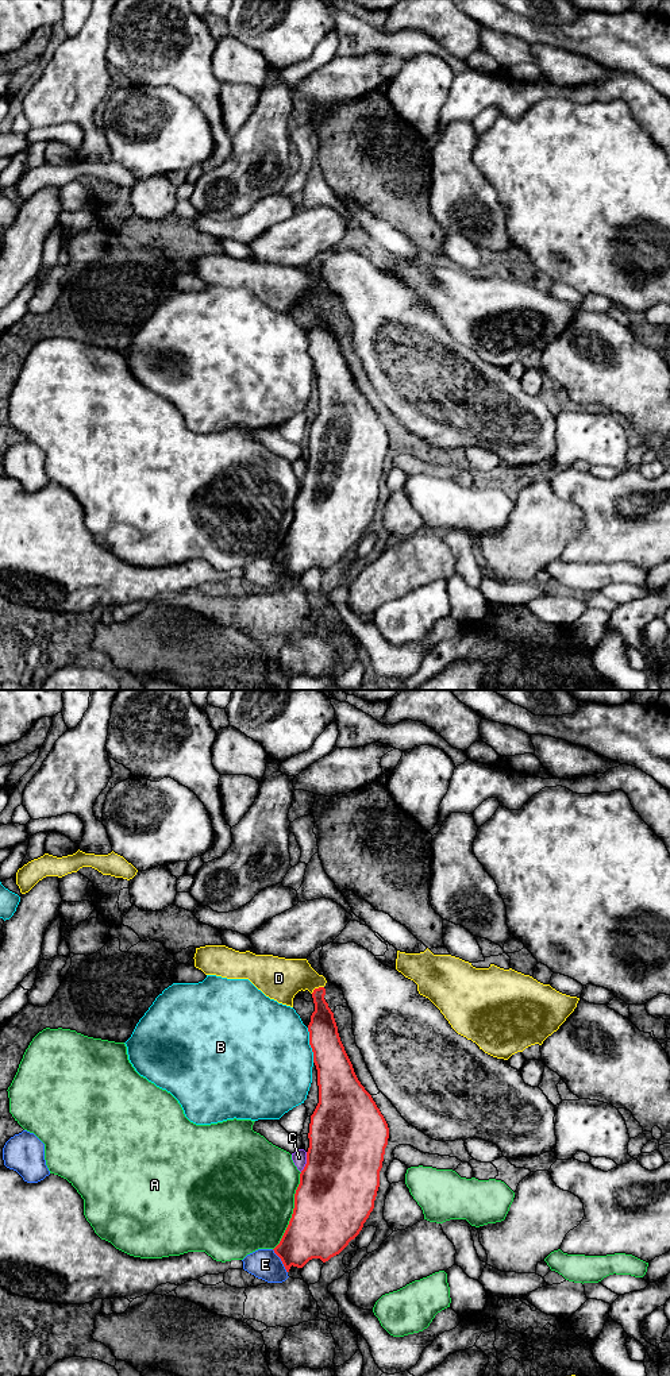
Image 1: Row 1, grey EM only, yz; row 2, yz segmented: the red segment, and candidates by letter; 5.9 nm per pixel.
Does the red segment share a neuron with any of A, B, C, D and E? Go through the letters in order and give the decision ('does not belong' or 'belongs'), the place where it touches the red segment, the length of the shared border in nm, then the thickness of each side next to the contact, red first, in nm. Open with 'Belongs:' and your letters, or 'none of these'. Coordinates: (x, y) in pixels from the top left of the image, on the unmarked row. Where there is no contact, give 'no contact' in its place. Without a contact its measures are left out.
Belongs: none of these
A: does not belong; meets red in yz at (293, 520); contact 500 nm long; 460 nm thick on the red side, 480 nm on the other
B: does not belong; meets red in yz at (310, 353); contact 220 nm long; 220 nm thick on the red side, 500 nm on the other
C: does not belong; meets red in yz at (307, 470); contact 130 nm long; 460 nm thick on the red side, 90 nm on the other
D: does not belong; meets red in yz at (316, 297); contact 90 nm long; 170 nm thick on the red side, 260 nm on the other
E: does not belong; meets red in yz at (281, 569); contact 170 nm long; 300 nm thick on the red side, 180 nm on the other

